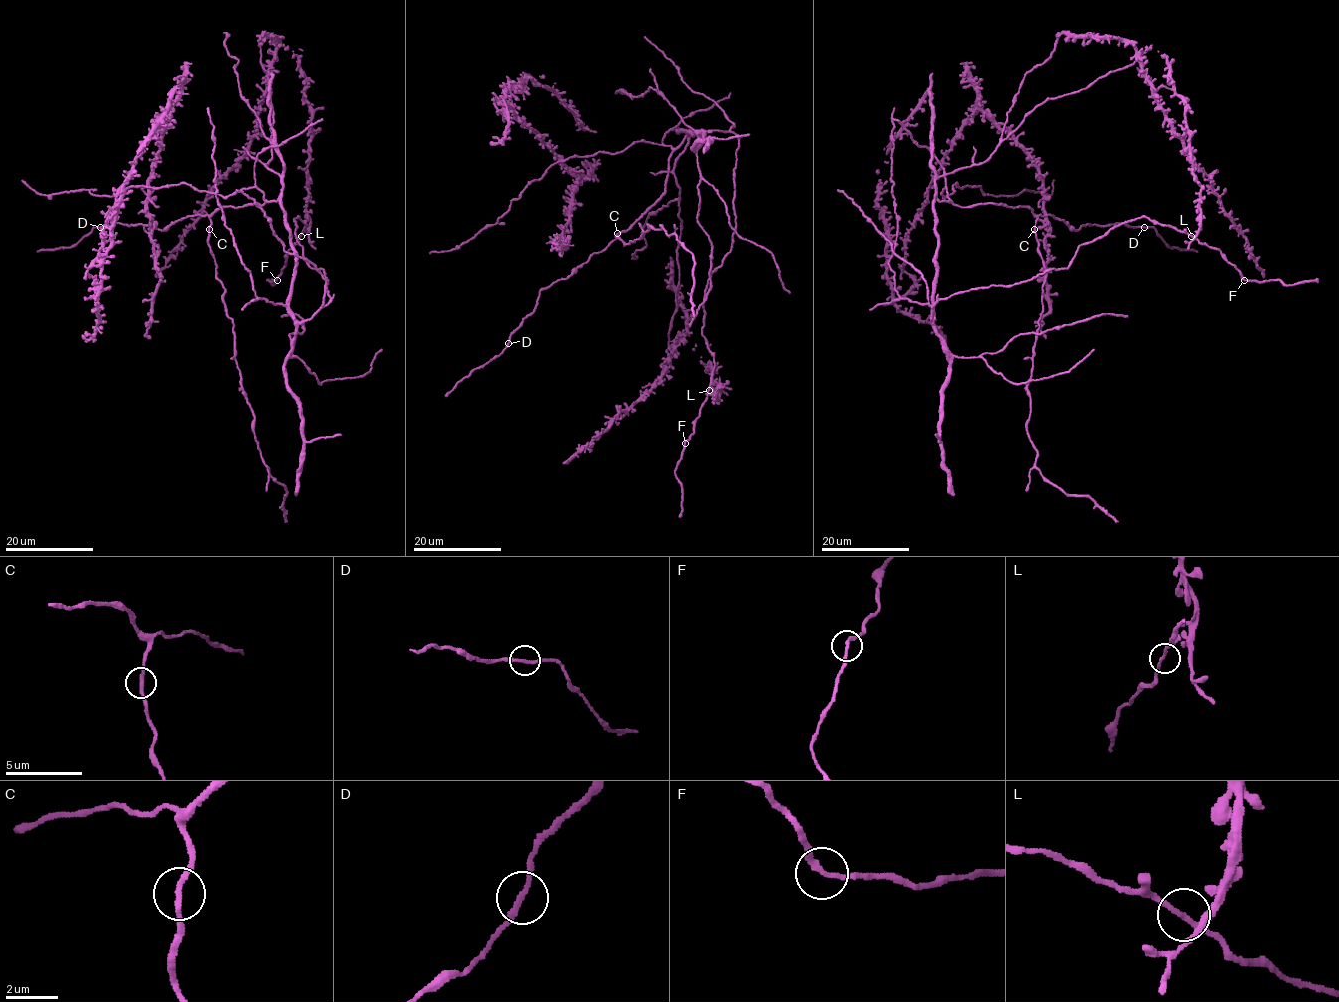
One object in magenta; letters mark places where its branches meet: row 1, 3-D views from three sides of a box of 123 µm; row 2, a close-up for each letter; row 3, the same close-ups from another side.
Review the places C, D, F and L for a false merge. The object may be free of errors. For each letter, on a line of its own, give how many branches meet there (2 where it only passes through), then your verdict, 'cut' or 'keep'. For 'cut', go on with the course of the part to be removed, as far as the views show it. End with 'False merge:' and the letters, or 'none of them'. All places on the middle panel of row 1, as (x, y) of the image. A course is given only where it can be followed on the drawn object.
C: 2 branches meet; keep
D: 2 branches meet; keep
F: 2 branches meet; keep
L: 2 branches meet; keep
False merge: none of them

